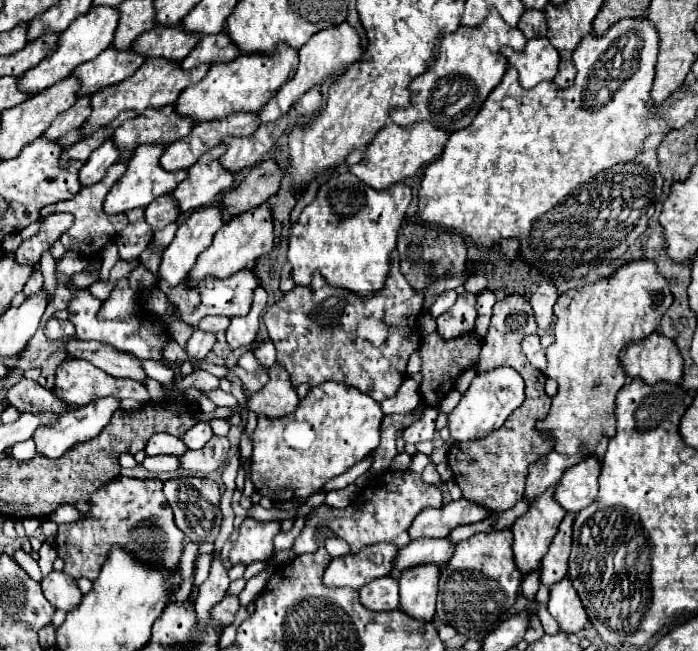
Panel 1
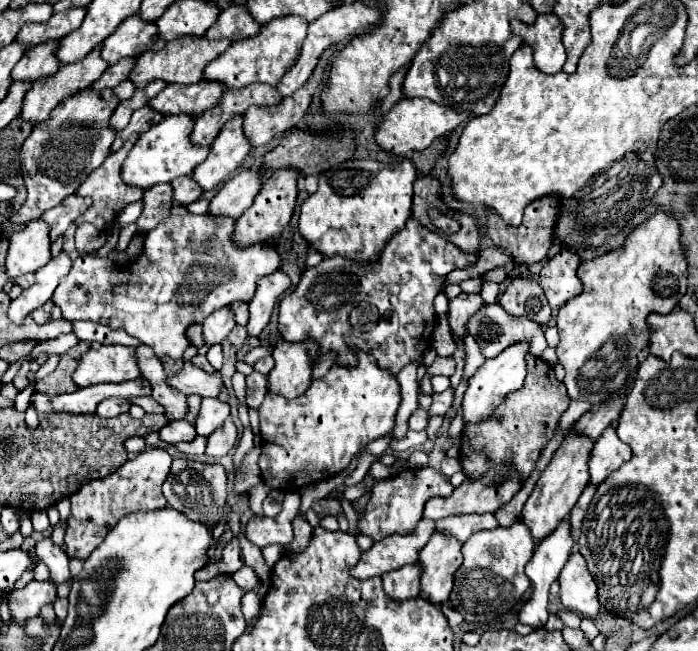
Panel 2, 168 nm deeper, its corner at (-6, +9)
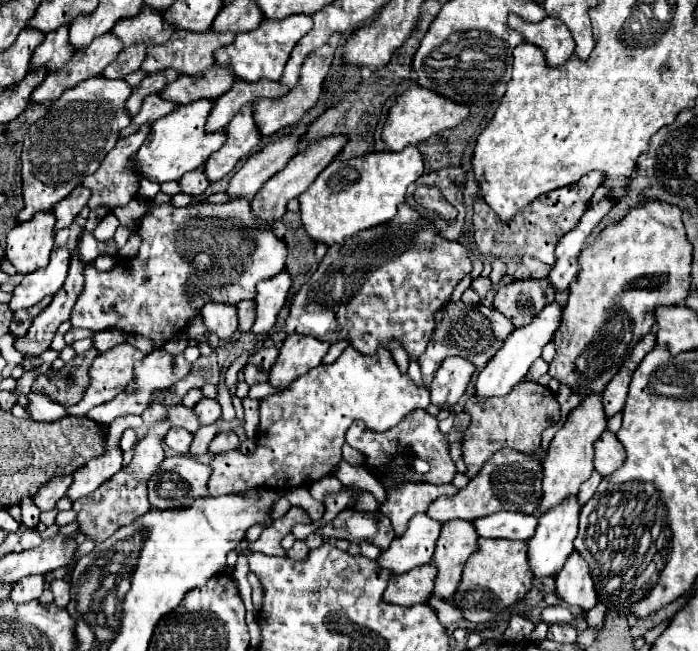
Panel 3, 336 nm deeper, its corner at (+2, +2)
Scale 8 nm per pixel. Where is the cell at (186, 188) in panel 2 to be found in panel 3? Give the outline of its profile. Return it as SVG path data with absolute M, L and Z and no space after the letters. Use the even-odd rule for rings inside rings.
M203 167L199 171L191 171L191 173L183 175L183 179L179 179L179 183L181 183L181 191L191 193L193 197L199 197L209 187L209 179L207 179Z

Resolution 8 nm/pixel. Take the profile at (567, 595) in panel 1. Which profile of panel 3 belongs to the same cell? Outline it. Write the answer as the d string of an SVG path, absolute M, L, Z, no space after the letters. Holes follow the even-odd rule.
M577 551L569 555L563 569L555 575L555 585L557 585L559 599L563 599L573 607L589 611L597 603L589 565Z

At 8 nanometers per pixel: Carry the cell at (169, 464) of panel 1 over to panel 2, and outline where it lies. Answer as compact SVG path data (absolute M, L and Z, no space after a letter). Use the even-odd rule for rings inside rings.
M197 436L195 440L191 440L191 442L179 442L179 444L175 444L175 448L179 450L179 452L183 452L183 454L189 454L189 456L203 456L203 452L205 452L205 438L203 436Z

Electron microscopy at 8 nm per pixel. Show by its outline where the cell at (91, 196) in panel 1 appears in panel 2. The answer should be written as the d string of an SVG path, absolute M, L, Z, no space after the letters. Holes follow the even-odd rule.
M133 134L125 144L123 144L123 148L121 150L117 150L115 154L111 154L111 156L107 156L107 160L97 168L97 170L93 170L89 176L87 176L87 180L77 188L77 196L87 196L87 198L91 198L93 200L93 204L91 204L91 208L83 214L83 216L79 216L77 220L75 220L75 224L79 226L79 224L83 224L83 222L89 222L89 224L93 224L97 230L101 230L101 232L109 232L113 226L115 226L115 220L117 220L117 216L123 212L123 208L127 206L127 204L131 204L131 202L137 202L137 200L141 200L141 196L143 196L143 190L141 188L135 188L135 186L127 186L127 184L123 184L123 180L121 180L121 164L123 164L123 160L127 158L127 154L129 154L129 150L133 148L133 144L137 142L137 134Z

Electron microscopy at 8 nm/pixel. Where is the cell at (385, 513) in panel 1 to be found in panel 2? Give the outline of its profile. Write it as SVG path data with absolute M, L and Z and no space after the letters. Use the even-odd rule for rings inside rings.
M419 468L419 470L411 470L405 474L395 474L393 478L387 480L379 480L373 484L371 488L371 496L369 502L365 504L363 510L359 510L355 504L355 512L359 516L359 524L357 524L357 532L363 536L377 540L383 540L389 534L407 534L415 530L415 524L419 524L421 514L423 514L423 506L429 498L433 496L451 496L453 486L433 468Z

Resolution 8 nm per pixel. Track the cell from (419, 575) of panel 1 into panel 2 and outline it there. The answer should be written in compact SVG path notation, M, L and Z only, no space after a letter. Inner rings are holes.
M439 532L419 552L421 566L421 594L433 604L441 604L449 598L453 586L453 574L459 568L461 544L453 538L445 538Z

